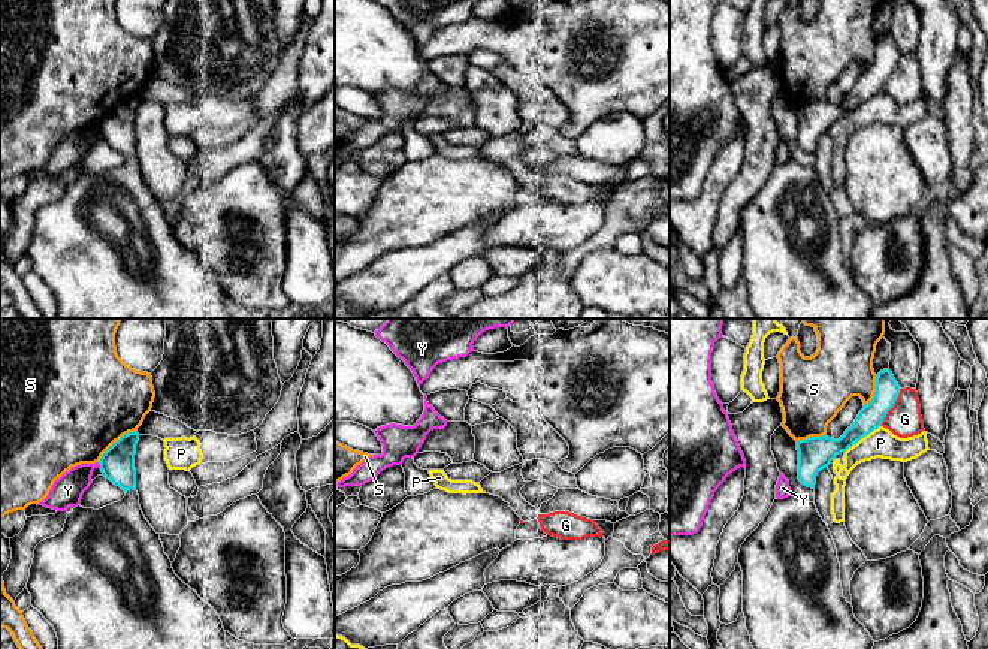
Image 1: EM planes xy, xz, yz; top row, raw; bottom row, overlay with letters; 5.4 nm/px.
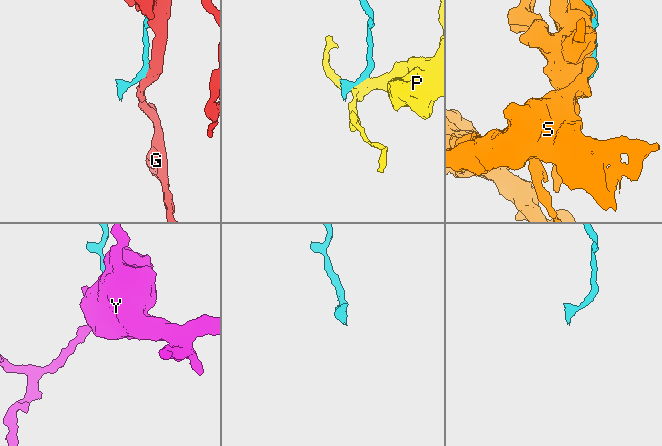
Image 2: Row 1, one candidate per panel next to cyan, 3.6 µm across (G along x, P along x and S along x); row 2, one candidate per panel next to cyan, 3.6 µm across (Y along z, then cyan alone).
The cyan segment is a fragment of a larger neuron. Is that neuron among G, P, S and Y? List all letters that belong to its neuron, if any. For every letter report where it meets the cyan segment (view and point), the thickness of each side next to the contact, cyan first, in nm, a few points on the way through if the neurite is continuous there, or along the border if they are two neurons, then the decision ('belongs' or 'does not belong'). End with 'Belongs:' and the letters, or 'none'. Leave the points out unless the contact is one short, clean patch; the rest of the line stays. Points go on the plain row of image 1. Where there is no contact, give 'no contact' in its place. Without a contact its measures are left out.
G: yz (893, 71) | 140/180 nm | does not belong
P: yz (863, 102) | 160/160 nm | along yz (881, 90), (857, 105), (845, 117) | does not belong
S: xy (115, 106) | 190/500 nm | does not belong
Y: xy (100, 130) | 190/170 nm | along xy (97, 127), (100, 132) | does not belong
Belongs: none

